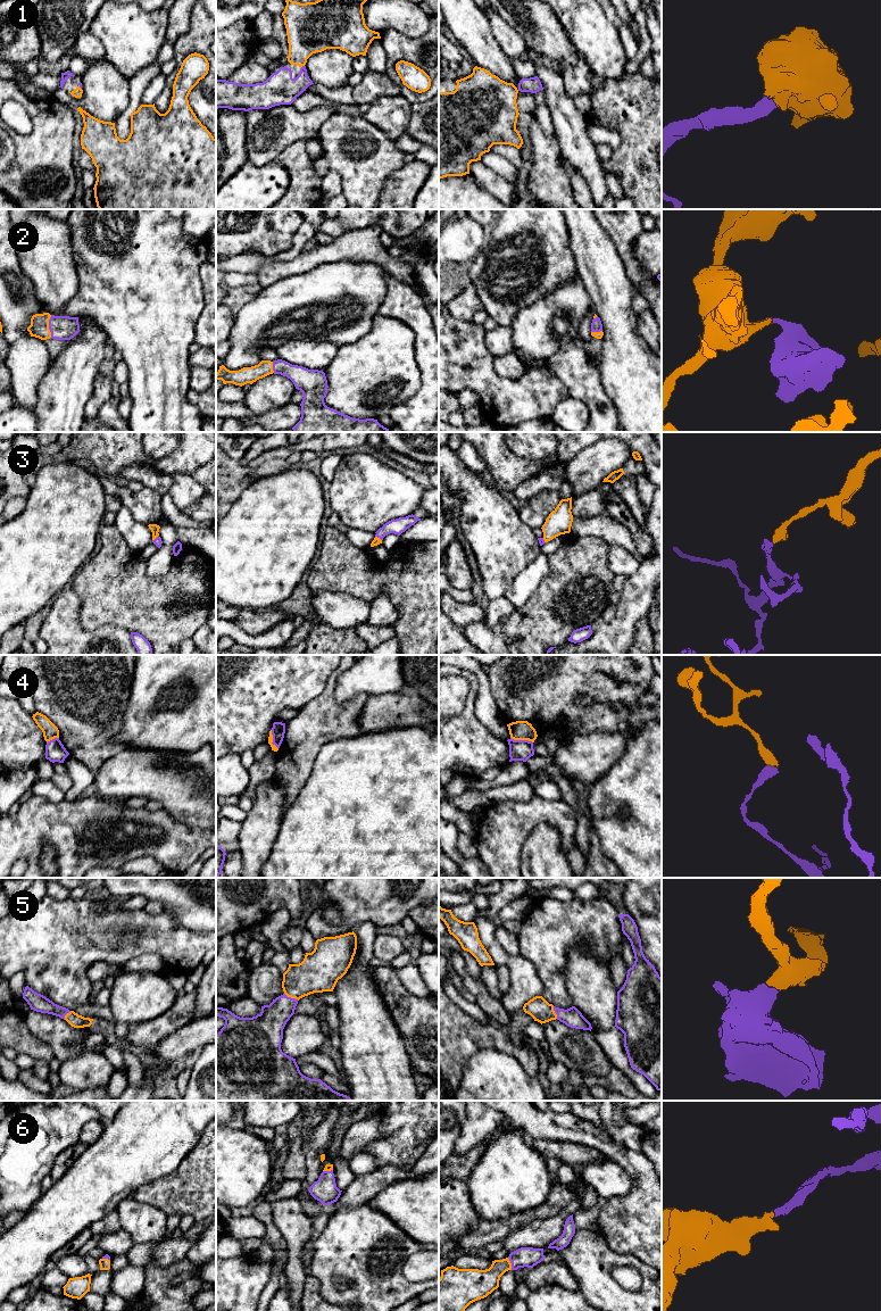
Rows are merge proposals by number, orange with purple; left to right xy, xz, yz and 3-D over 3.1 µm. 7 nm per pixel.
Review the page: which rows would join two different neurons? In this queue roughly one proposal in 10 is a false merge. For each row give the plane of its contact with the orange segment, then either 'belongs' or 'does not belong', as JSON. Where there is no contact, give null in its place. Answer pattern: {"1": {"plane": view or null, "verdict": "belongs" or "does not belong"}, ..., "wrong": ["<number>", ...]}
{"1": {"plane": "xz", "verdict": "belongs"}, "2": {"plane": "xy", "verdict": "belongs"}, "3": {"plane": "xy", "verdict": "belongs"}, "4": {"plane": "yz", "verdict": "does not belong"}, "5": {"plane": "xz", "verdict": "belongs"}, "6": {"plane": "yz", "verdict": "belongs"}, "wrong": ["4"]}

